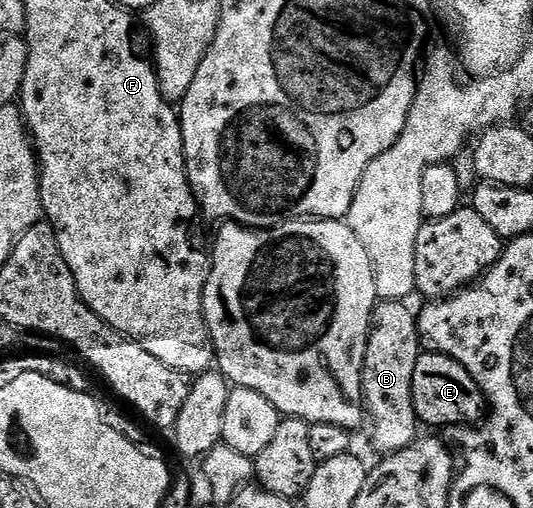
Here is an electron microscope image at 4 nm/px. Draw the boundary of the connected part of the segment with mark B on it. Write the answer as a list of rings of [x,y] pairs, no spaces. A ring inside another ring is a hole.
[[[381,302],[378,303],[373,317],[373,326],[369,330],[369,340],[365,343],[365,361],[363,362],[363,374],[361,375],[361,395],[363,397],[363,407],[367,413],[368,419],[373,419],[373,444],[381,451],[381,454],[392,454],[403,450],[407,446],[411,446],[413,441],[418,439],[419,421],[415,414],[415,406],[413,405],[413,379],[415,378],[415,362],[419,362],[422,354],[421,339],[419,338],[419,330],[417,329],[417,318],[414,309],[409,309],[410,305],[405,302]]]

